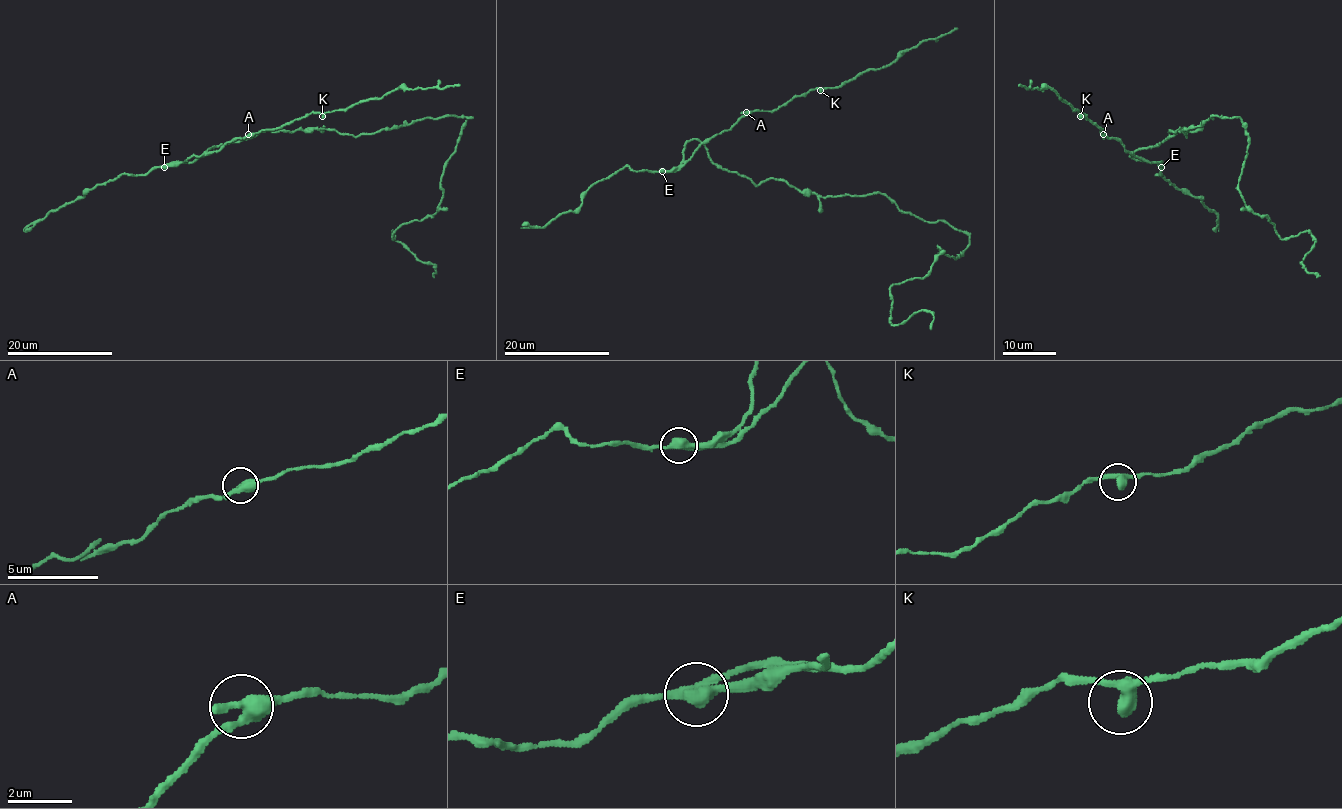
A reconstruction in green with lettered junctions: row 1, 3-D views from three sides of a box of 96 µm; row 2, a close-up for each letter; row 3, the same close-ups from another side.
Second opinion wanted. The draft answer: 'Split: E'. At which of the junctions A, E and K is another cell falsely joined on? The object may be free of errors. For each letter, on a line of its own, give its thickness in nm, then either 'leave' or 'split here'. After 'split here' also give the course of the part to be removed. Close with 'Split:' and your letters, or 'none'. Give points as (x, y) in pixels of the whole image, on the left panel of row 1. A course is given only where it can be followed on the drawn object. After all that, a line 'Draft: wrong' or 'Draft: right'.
A: calibre 440 nm; leave
E: calibre 420 nm; split here; course (165, 166), (259, 132), (359, 136), (472, 117), (440, 205), (392, 234), (433, 276)
K: calibre 440 nm; leave
Split: E
Draft: right

